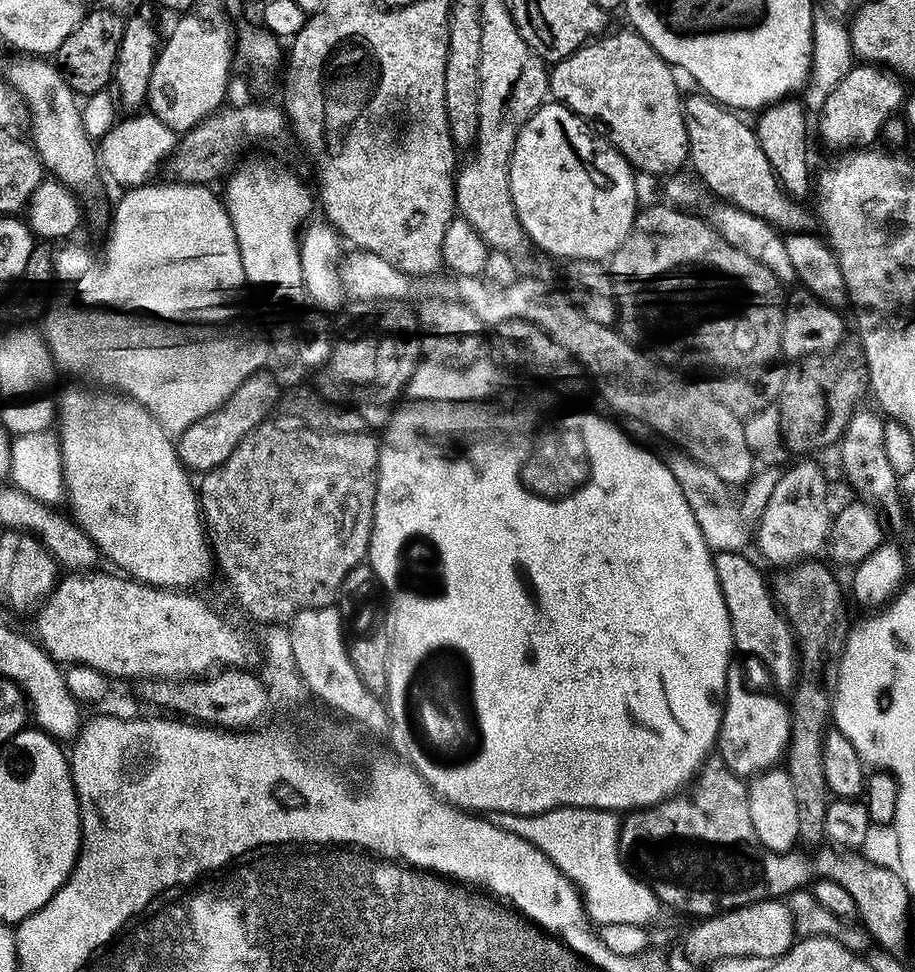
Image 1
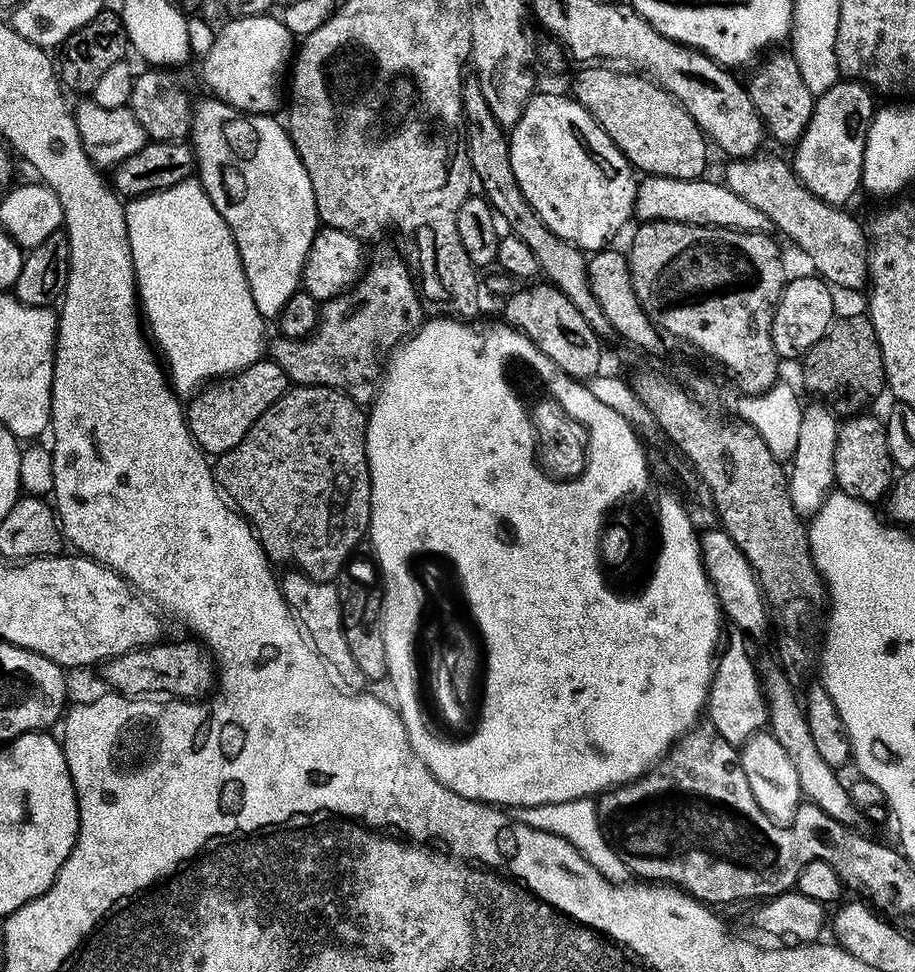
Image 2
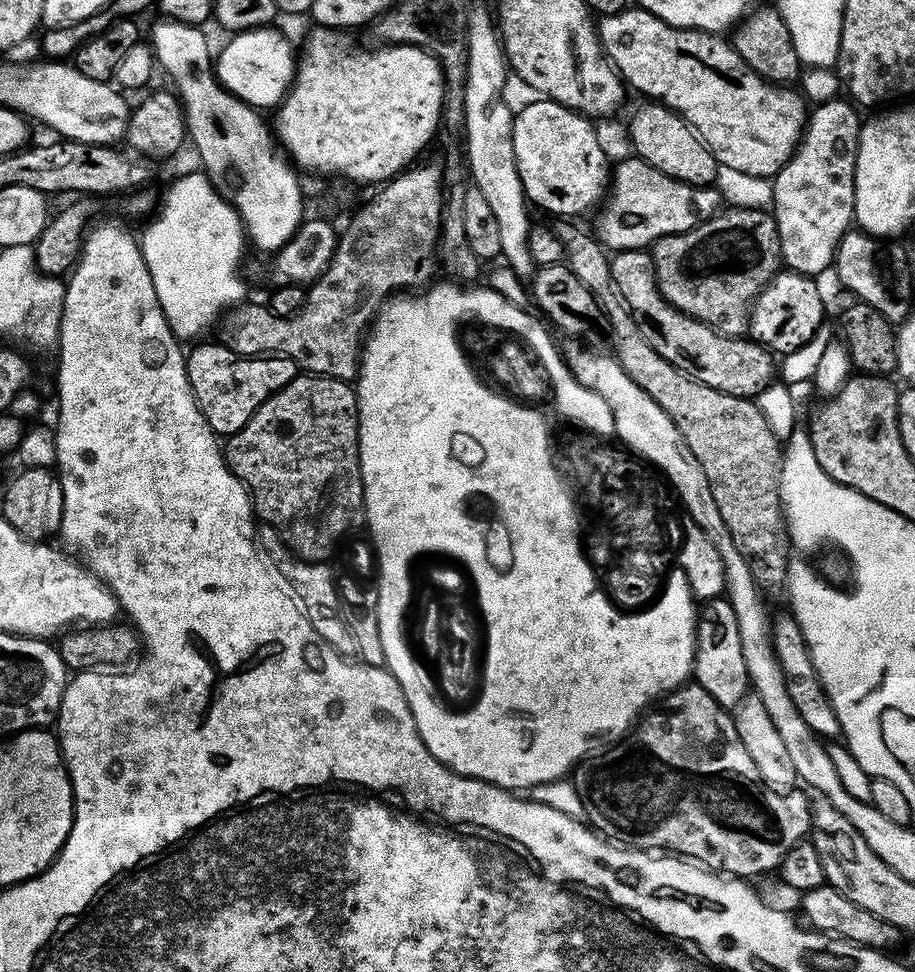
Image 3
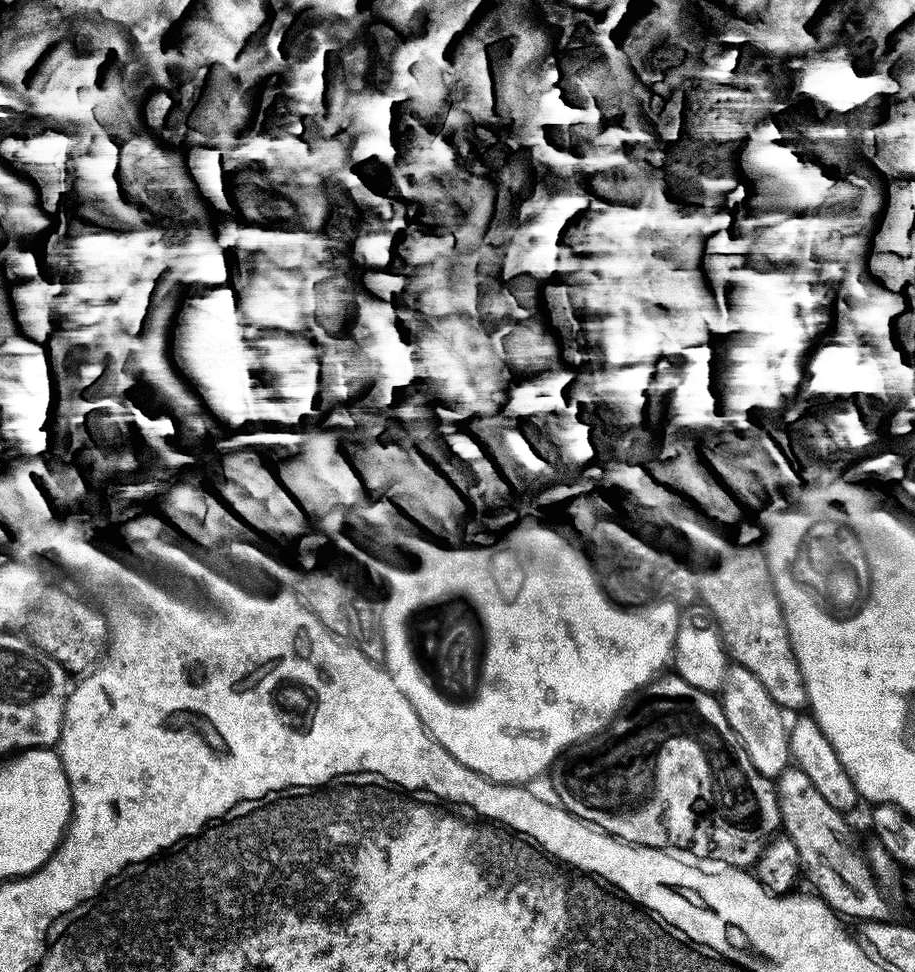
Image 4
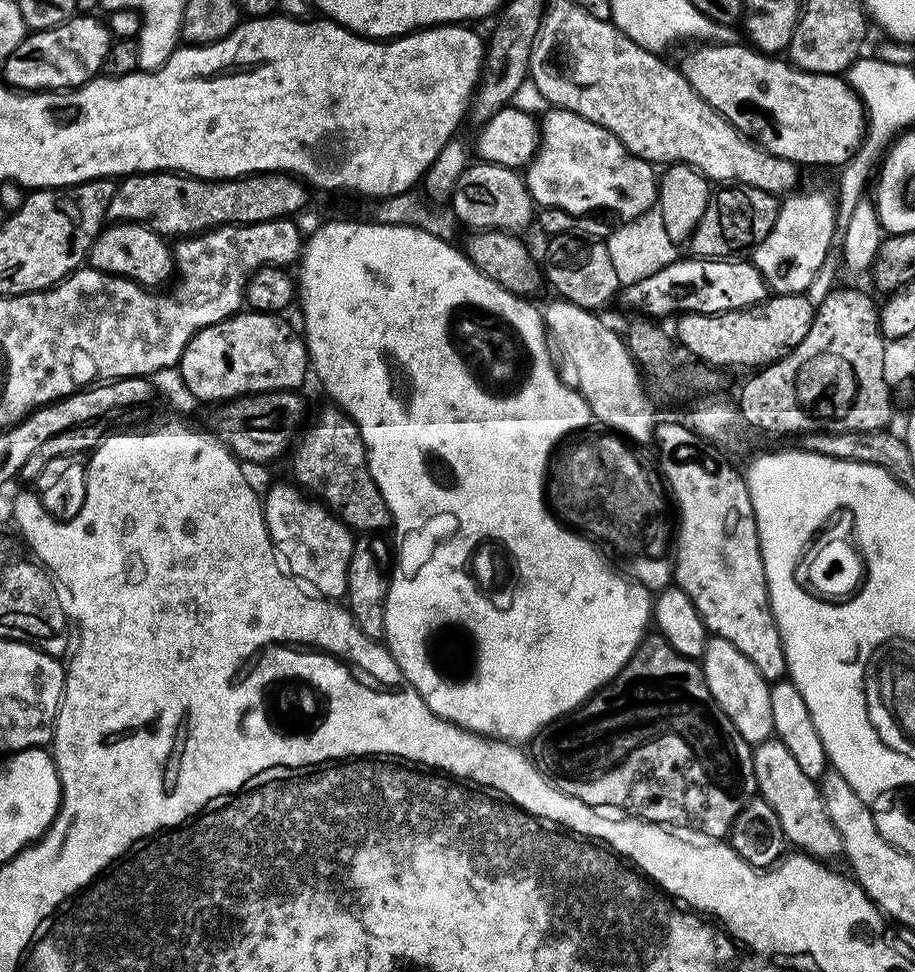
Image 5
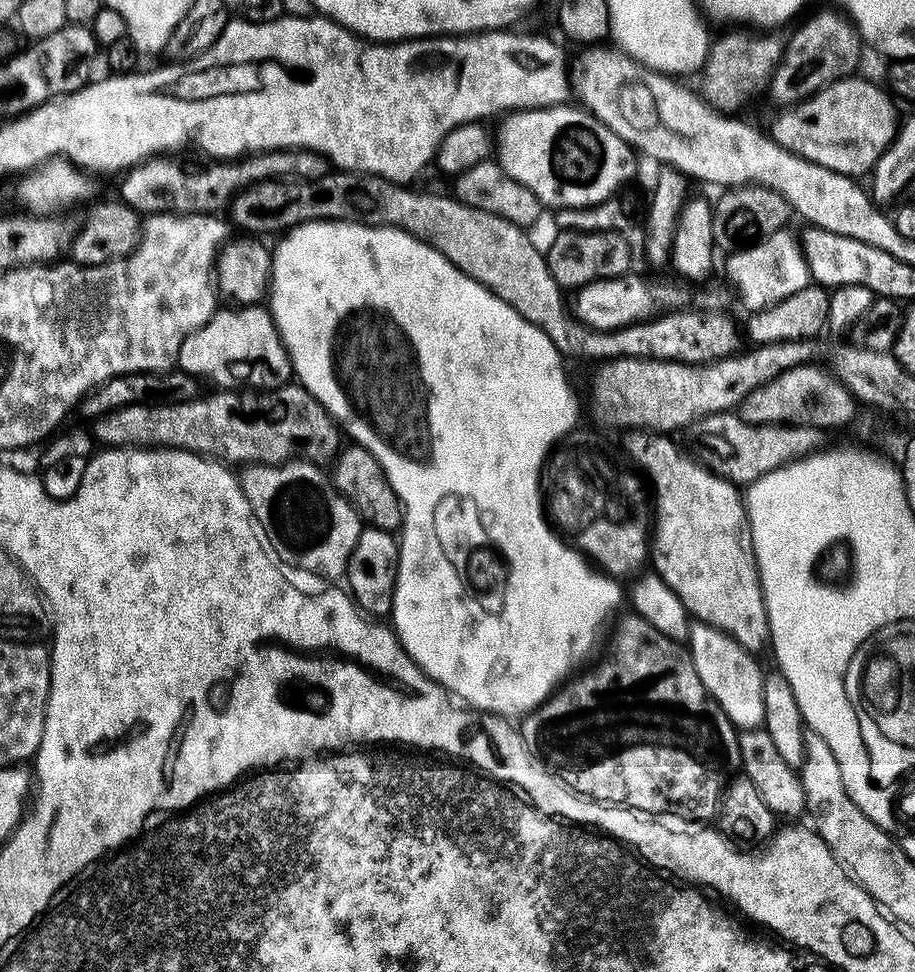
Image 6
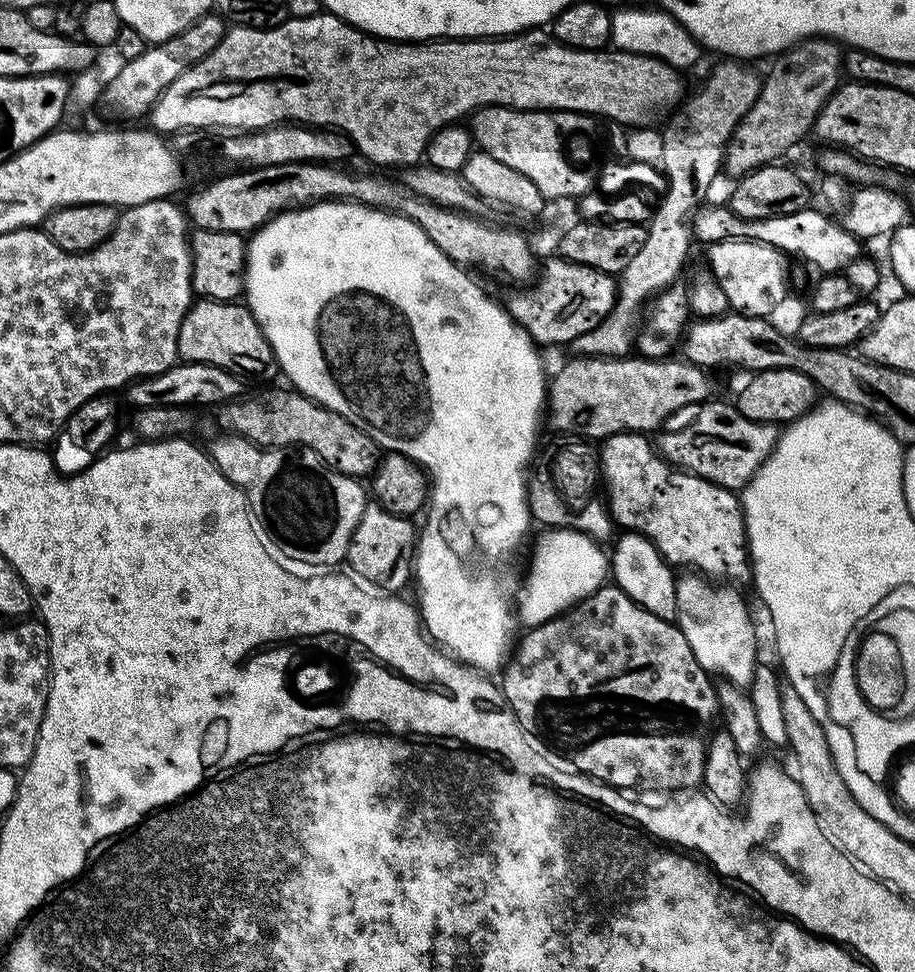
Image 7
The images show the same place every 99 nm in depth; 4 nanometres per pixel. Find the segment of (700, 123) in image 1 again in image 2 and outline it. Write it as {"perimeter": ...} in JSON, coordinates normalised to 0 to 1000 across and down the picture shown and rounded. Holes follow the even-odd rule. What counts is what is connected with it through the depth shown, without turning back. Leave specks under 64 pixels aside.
{"perimeter":[[[835,159],[801,164],[789,181],[790,188],[802,195],[807,204],[815,204],[820,212],[833,216],[845,236],[849,235],[859,246],[867,247],[881,259],[892,275],[892,284],[915,297],[943,297],[948,283],[945,231],[940,231],[929,219],[922,218],[927,216],[921,213],[904,210],[886,199],[867,177],[867,170],[860,164],[847,165]]]}

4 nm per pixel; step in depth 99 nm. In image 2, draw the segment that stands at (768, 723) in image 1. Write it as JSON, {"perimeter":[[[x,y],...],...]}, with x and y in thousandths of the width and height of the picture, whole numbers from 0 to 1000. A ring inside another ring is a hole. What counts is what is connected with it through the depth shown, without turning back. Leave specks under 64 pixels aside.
{"perimeter":[[[801,645],[799,649],[797,654],[795,651],[793,662],[778,689],[778,704],[774,707],[772,741],[780,747],[780,751],[785,751],[785,755],[789,755],[789,759],[793,759],[793,763],[812,767],[824,754],[832,752],[838,746],[839,724],[835,721],[832,697],[828,691],[826,695],[822,675],[817,672],[819,659],[815,657],[815,651],[805,645]]]}

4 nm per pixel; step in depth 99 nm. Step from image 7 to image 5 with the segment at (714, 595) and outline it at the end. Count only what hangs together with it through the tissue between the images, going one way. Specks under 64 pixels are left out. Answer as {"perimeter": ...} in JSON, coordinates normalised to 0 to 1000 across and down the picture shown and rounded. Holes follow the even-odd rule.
{"perimeter":[[[778,660],[769,668],[767,690],[769,701],[774,703],[776,714],[781,718],[785,727],[791,731],[796,742],[802,746],[810,761],[814,761],[820,767],[831,767],[834,766],[831,765],[834,761],[845,760],[846,741],[843,739],[842,704],[840,701],[832,698],[824,681],[820,681],[820,677],[815,677],[802,665],[790,660]]]}

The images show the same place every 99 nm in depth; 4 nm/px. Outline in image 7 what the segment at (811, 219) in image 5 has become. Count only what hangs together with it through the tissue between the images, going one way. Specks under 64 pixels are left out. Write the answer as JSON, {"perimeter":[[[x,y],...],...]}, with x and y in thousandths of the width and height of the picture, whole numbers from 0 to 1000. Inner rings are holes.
{"perimeter":[[[786,247],[773,256],[774,272],[779,284],[787,291],[796,308],[797,318],[814,325],[843,326],[844,320],[861,305],[861,276],[857,273],[858,264],[849,255],[839,251],[831,251],[827,247]]]}

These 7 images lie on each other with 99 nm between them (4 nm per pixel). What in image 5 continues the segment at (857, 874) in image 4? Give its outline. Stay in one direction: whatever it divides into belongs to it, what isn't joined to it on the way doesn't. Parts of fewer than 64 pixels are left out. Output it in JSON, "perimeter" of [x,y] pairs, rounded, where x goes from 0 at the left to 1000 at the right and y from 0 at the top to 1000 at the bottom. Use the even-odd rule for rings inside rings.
{"perimeter":[[[826,772],[822,776],[826,814],[830,822],[844,830],[846,837],[850,840],[860,867],[867,873],[897,887],[904,886],[903,883],[917,882],[920,879],[919,862],[916,854],[911,854],[911,846],[907,846],[903,837],[901,821],[896,817],[893,803],[883,800],[860,773],[831,773],[835,772]]]}

